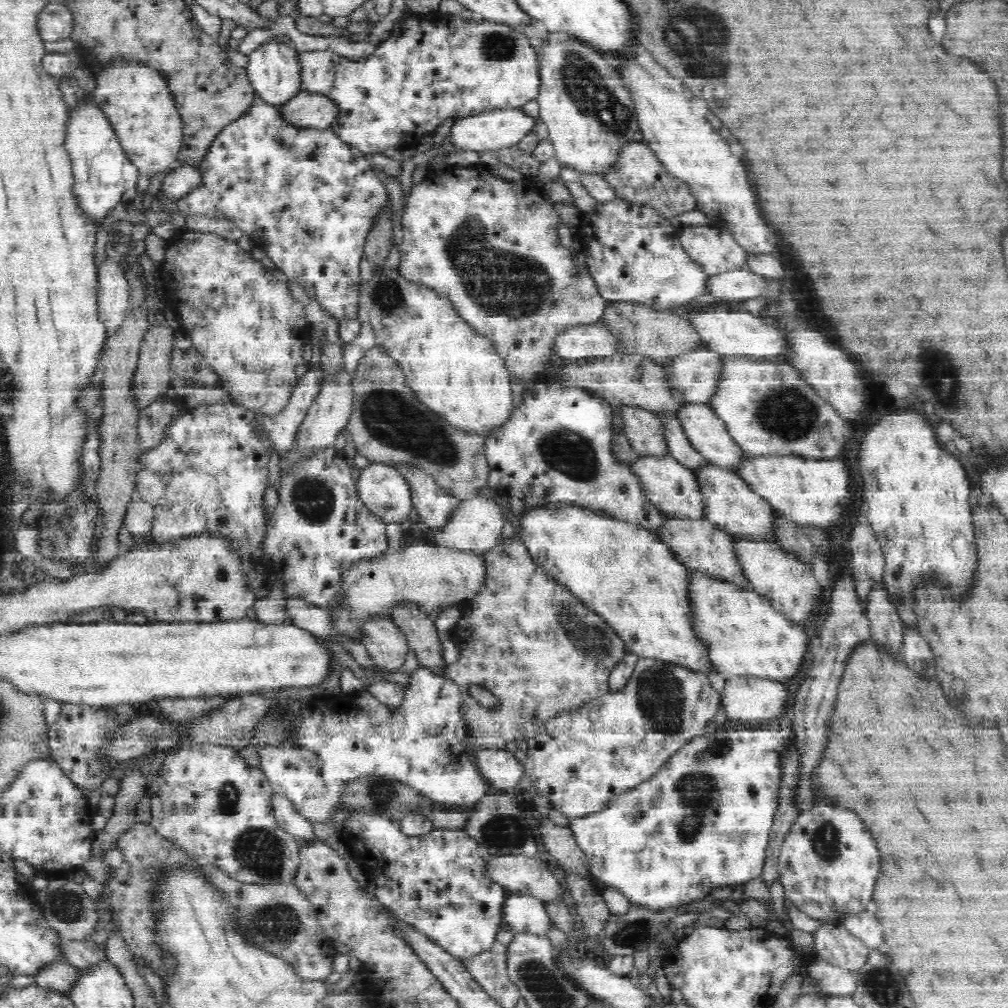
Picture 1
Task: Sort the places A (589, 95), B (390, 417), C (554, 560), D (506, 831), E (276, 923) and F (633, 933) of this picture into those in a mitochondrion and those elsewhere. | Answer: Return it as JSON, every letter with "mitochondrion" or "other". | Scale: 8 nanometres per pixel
{"A":"mitochondrion","B":"mitochondrion","C":"other","D":"mitochondrion","E":"mitochondrion","F":"mitochondrion"}

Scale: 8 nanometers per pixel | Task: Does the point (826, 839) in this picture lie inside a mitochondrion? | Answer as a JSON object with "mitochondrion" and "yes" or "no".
{"mitochondrion":"yes"}

